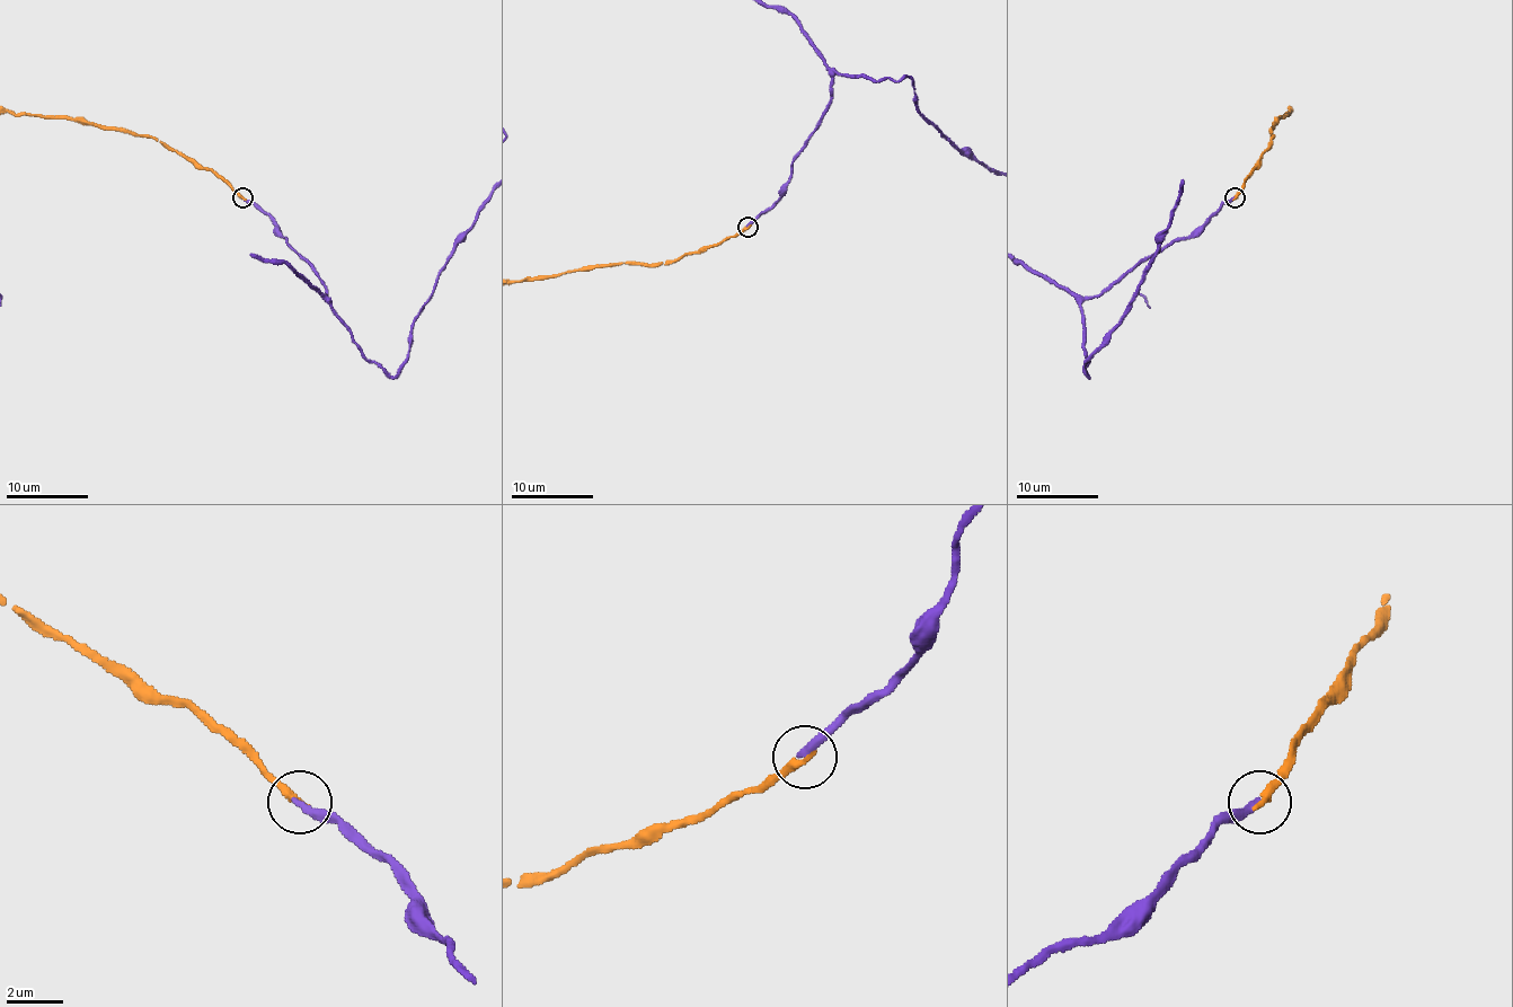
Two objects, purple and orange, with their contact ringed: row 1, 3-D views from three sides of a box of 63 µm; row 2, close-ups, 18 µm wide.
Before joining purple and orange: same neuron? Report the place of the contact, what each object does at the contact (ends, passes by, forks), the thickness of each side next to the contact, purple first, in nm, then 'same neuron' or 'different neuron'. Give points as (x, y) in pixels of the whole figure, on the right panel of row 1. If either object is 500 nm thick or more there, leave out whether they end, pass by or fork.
at (1235, 197); purple ends there; orange ends there; 280 nm thick on the purple side, 280 nm on the other; same neuron

